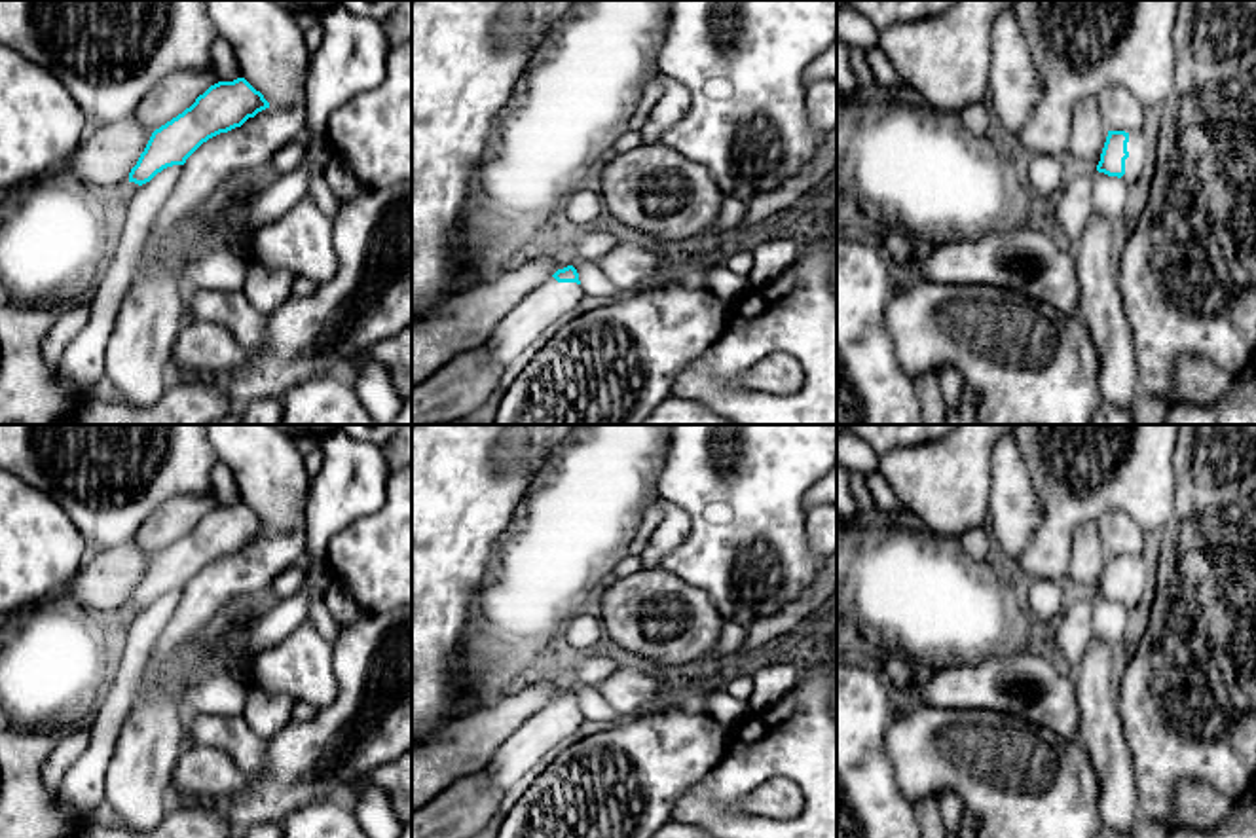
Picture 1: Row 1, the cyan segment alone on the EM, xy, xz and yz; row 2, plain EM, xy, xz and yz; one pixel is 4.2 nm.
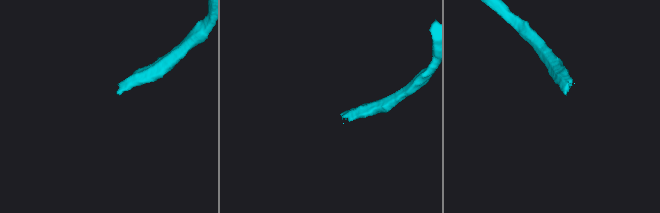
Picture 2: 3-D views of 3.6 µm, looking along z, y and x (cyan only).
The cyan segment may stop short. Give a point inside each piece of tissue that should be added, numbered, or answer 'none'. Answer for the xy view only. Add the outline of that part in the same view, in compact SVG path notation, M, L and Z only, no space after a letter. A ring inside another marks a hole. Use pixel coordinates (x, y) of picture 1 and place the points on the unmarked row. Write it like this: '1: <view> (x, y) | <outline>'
none

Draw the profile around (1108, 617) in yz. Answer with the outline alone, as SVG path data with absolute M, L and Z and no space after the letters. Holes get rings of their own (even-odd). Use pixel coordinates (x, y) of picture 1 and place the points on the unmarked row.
M1095 597L1093 607L1093 635L1104 643L1119 648L1121 637L1127 629L1129 610L1123 603Z

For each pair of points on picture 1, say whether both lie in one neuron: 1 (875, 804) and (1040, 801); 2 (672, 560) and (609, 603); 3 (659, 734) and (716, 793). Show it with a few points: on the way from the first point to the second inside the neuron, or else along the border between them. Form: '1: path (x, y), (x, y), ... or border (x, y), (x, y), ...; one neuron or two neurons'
1: border (890, 765), (898, 791), (911, 804); two neurons
2: border (659, 565), (701, 588); two neurons
3: border (729, 742), (723, 757), (672, 810); two neurons

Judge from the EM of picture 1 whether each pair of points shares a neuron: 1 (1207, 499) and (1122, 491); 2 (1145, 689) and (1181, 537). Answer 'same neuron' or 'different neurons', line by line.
1: different neurons
2: same neuron

